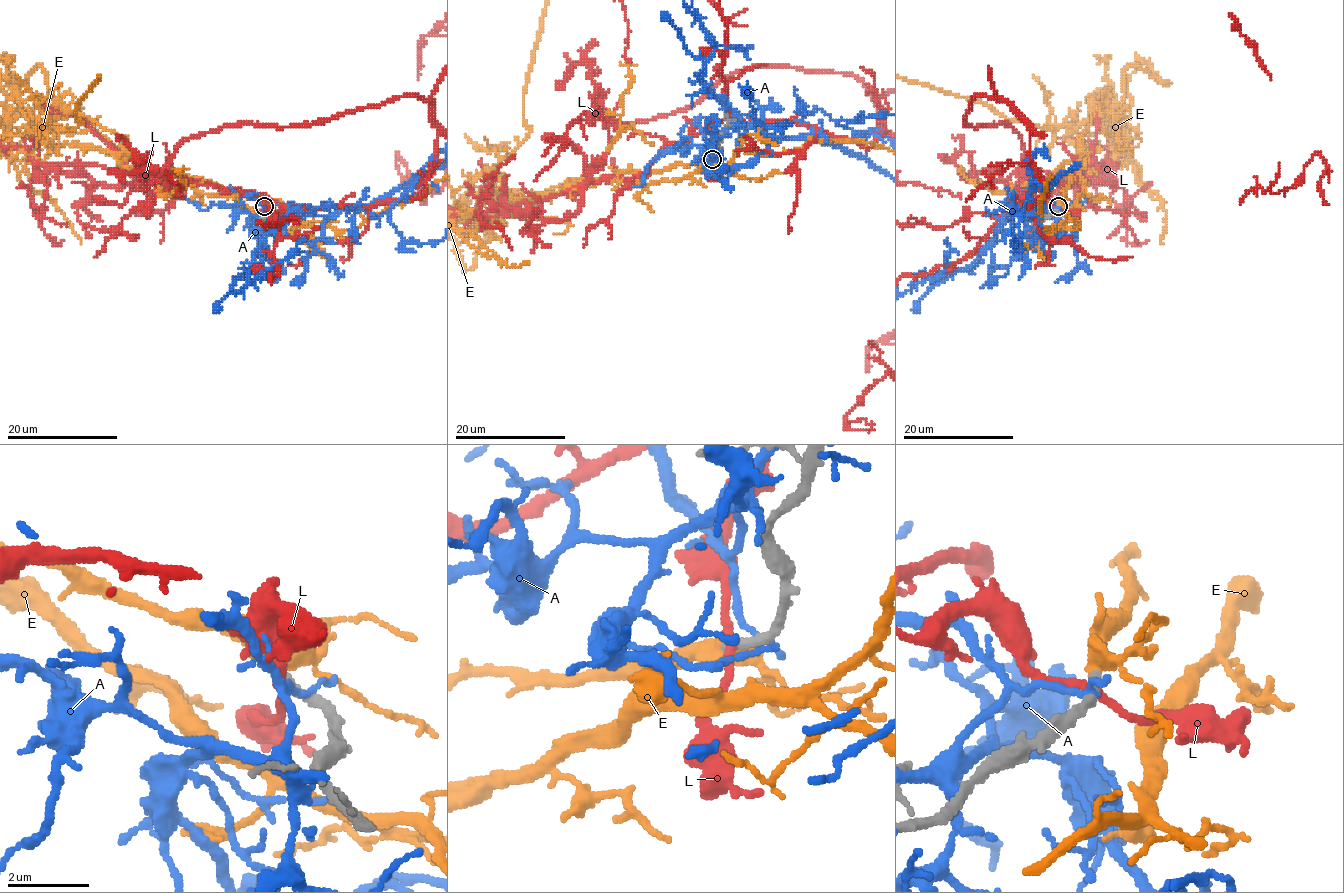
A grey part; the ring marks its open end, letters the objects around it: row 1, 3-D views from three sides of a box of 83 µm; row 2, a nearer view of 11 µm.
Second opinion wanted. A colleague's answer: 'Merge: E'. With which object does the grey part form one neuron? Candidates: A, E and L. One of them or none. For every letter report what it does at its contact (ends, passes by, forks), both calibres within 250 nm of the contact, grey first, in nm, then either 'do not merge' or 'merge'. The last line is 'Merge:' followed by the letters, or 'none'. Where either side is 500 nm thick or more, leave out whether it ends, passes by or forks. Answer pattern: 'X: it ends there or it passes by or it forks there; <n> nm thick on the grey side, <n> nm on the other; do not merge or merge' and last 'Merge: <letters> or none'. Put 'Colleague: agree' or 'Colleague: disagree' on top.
Colleague: agree
A: it ends there; 360 nm thick on the grey side, 180 nm on the other; do not merge
E: it passes by; 260 nm thick on the grey side, 440 nm on the other; merge
L: it passes by; 280 nm thick on the grey side, 190 nm on the other; do not merge
Merge: E

